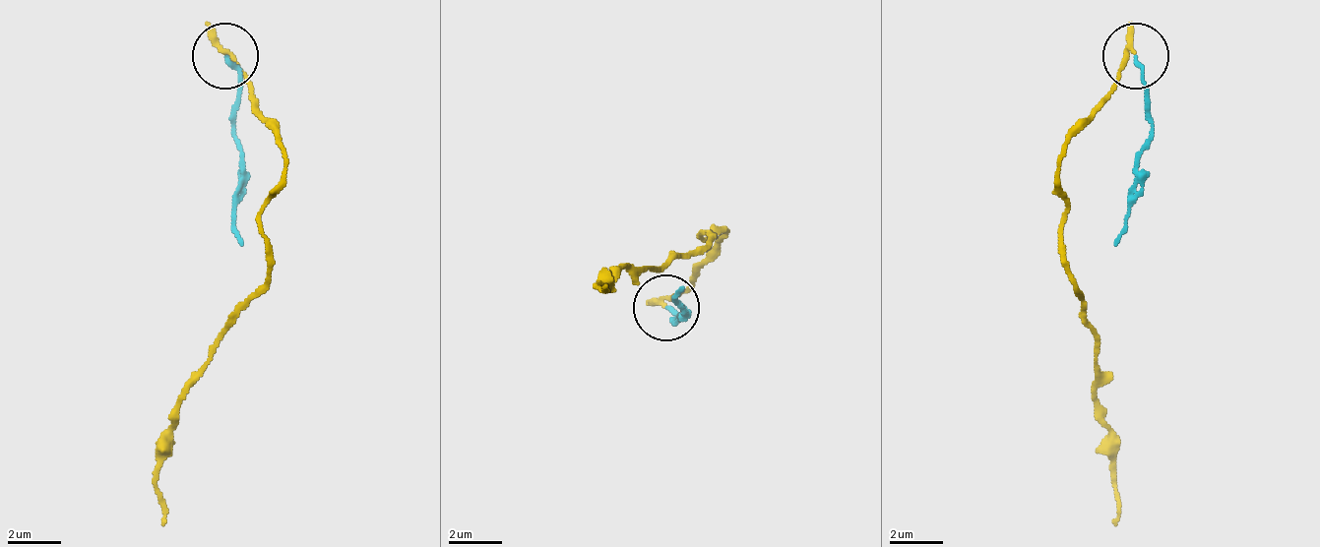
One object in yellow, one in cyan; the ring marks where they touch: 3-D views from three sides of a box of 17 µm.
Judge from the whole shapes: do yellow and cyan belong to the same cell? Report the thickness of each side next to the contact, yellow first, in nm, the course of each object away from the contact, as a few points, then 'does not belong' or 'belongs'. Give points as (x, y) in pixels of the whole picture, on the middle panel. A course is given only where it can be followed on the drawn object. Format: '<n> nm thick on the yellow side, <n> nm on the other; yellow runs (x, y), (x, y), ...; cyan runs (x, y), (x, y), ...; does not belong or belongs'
200 nm thick on the yellow side, 160 nm on the other; yellow runs (667, 309), (727, 236), (727, 229), (701, 236), (708, 242), (661, 269), (621, 275), (595, 289), (607, 282); cyan runs (667, 309), (681, 316), (674, 323), (681, 309), (681, 289); does not belong

